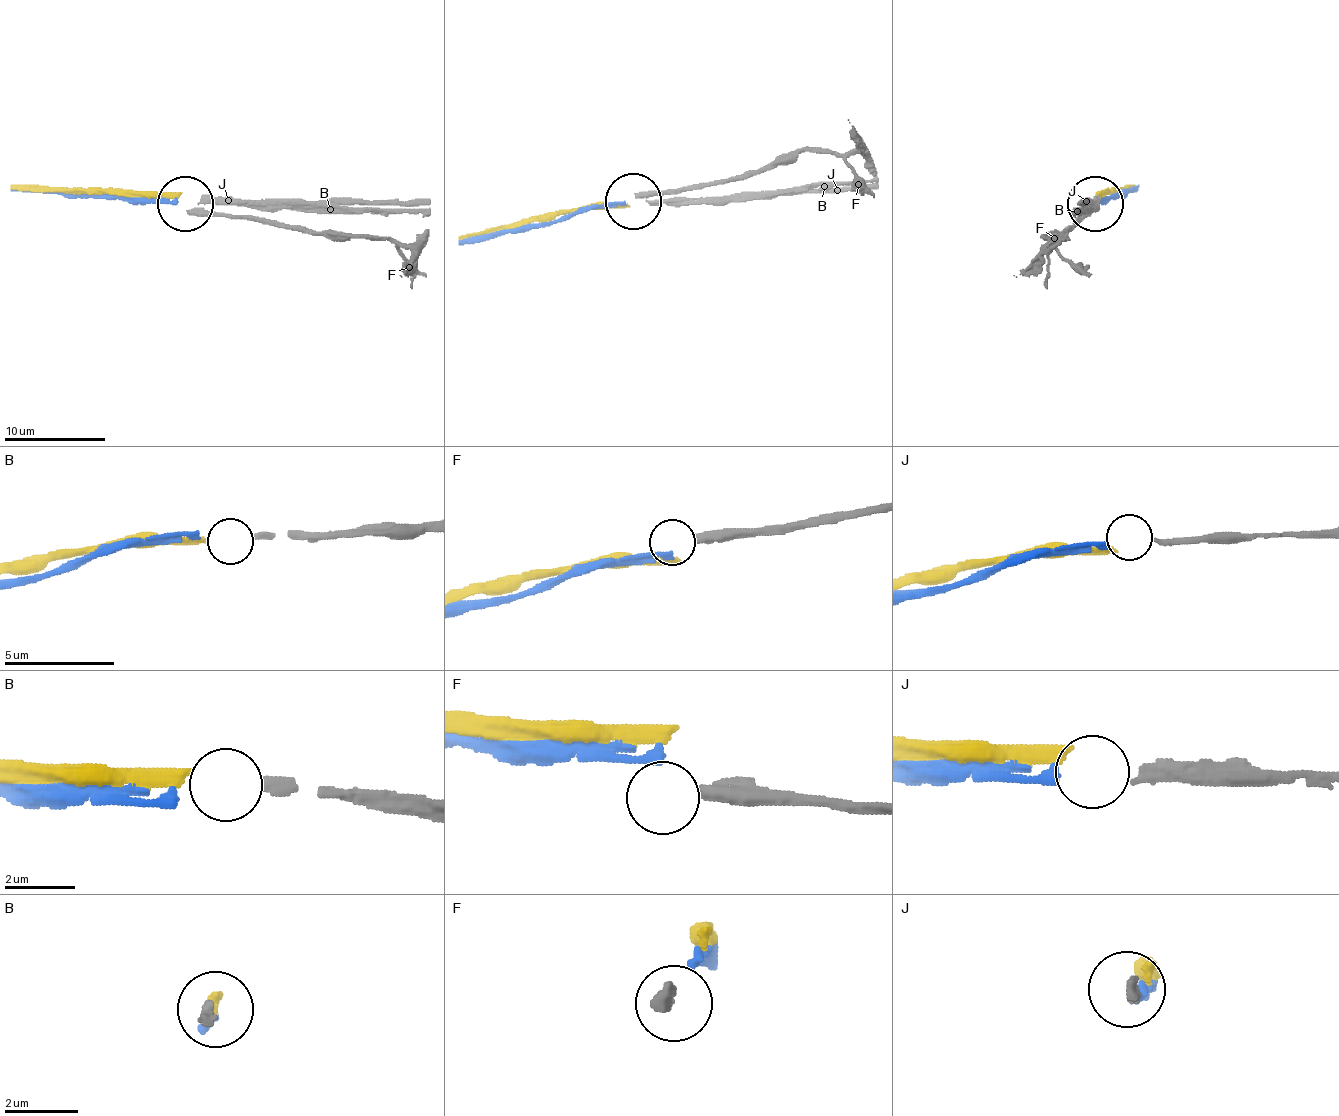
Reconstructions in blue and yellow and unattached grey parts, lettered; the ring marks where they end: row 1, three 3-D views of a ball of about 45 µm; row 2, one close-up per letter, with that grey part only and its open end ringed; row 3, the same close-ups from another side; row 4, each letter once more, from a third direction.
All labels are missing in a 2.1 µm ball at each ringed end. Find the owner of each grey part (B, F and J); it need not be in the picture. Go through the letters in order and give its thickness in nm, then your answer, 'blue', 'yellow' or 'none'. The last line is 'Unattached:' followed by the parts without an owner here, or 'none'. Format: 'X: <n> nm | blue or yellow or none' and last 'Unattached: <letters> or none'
B: 360 nm | yellow
F: 400 nm | none
J: 280 nm | blue
Unattached: F

